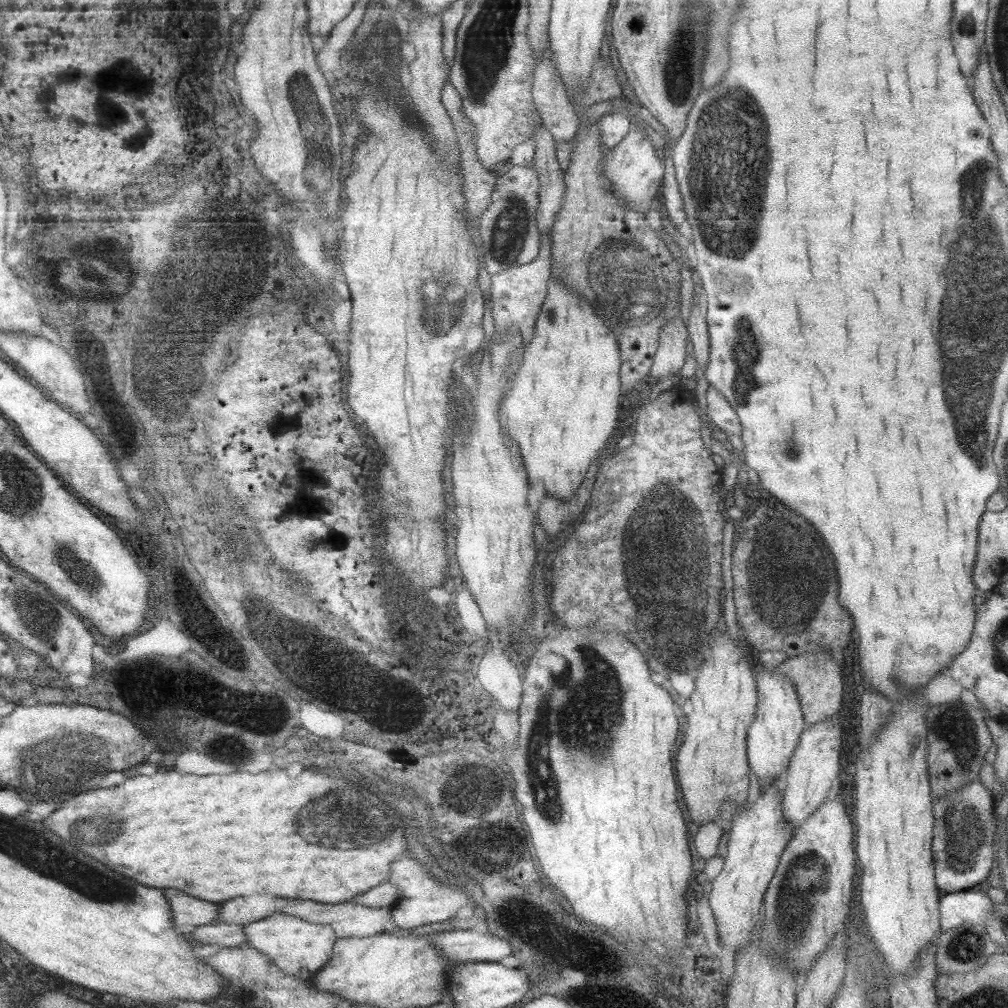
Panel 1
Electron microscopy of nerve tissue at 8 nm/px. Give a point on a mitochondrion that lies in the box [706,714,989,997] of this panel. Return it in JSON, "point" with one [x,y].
{"point":[804,885]}

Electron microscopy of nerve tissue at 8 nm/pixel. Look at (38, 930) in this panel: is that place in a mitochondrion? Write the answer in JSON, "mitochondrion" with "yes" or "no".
{"mitochondrion":"no"}

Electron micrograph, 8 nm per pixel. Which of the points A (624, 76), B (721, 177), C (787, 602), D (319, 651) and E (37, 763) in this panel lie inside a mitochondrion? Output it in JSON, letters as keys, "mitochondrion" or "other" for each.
{"A":"other","B":"mitochondrion","C":"mitochondrion","D":"mitochondrion","E":"mitochondrion"}

